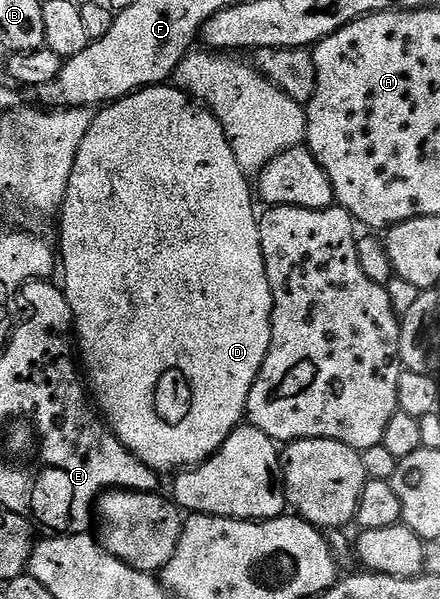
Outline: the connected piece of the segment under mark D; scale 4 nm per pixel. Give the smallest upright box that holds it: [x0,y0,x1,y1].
[58,83,272,475]

